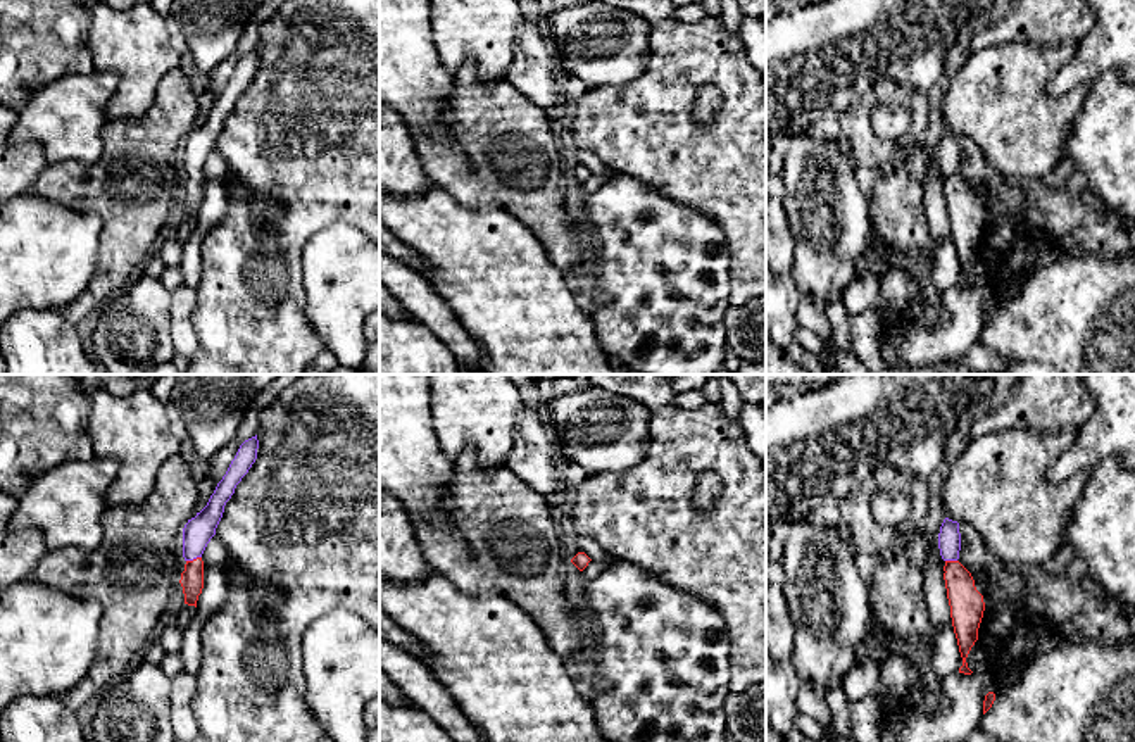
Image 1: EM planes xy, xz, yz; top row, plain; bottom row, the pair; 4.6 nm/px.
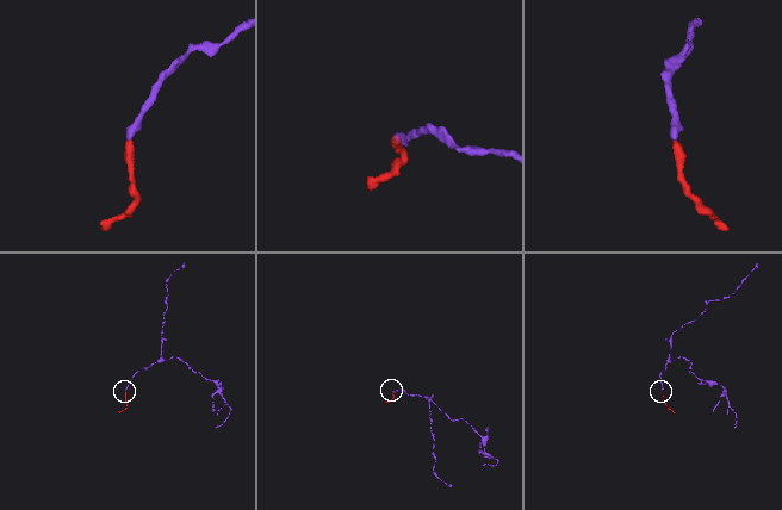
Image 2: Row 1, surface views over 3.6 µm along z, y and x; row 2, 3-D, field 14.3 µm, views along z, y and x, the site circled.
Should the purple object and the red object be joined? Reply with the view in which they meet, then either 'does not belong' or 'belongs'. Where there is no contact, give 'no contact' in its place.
xy | belongs

